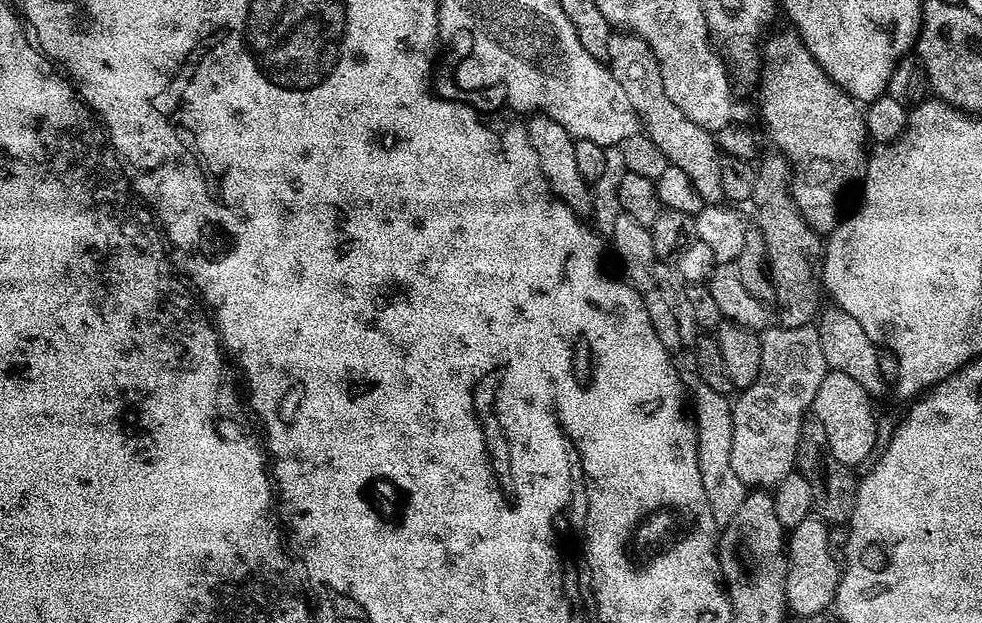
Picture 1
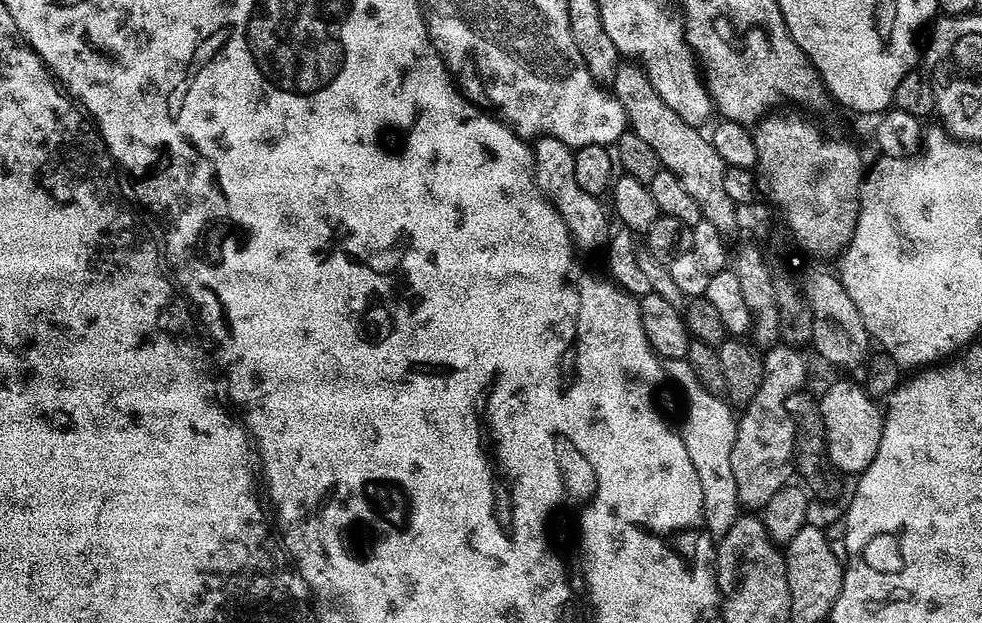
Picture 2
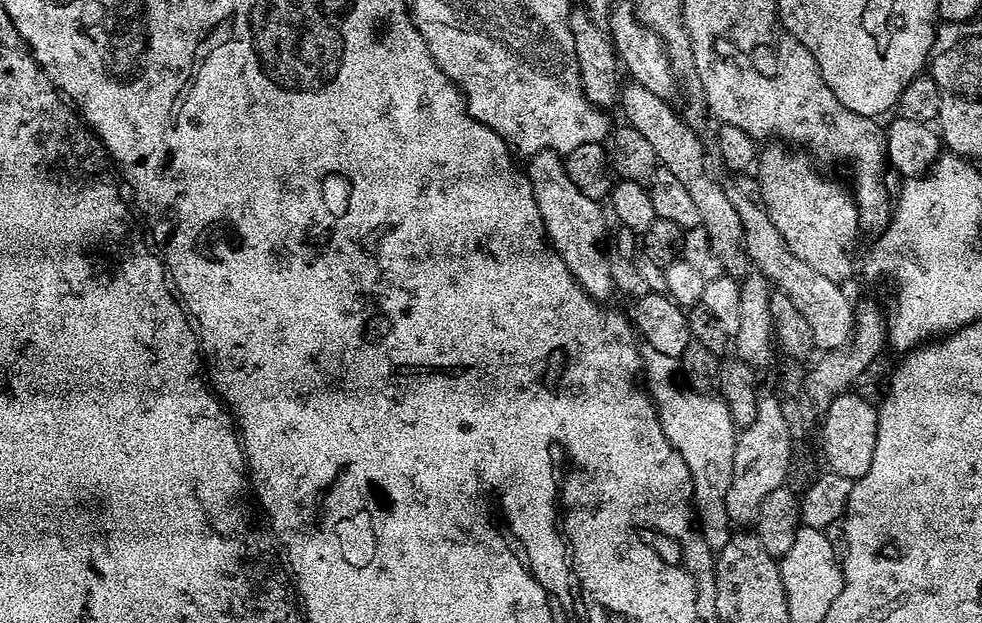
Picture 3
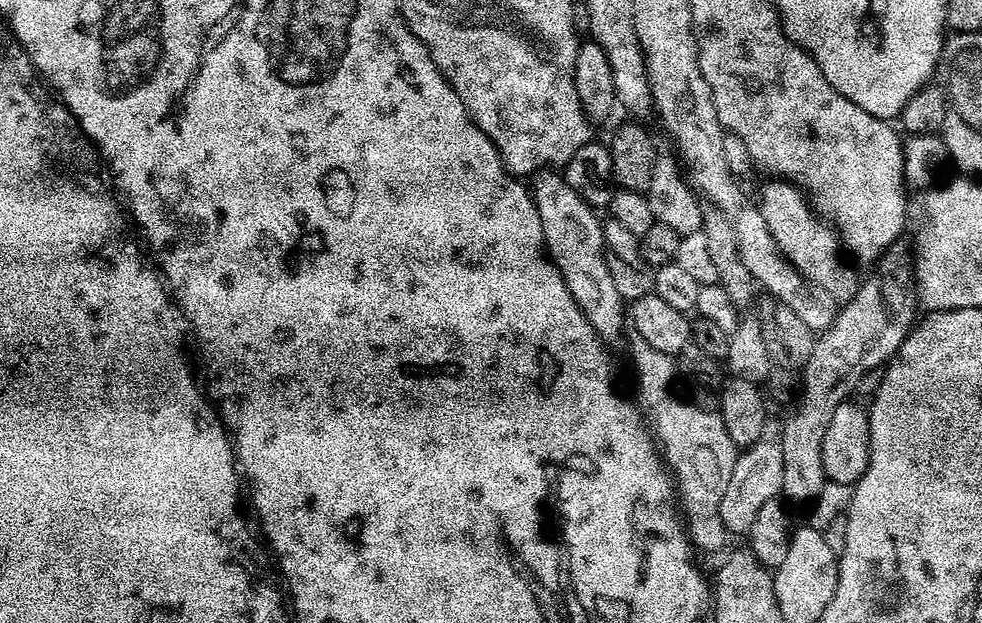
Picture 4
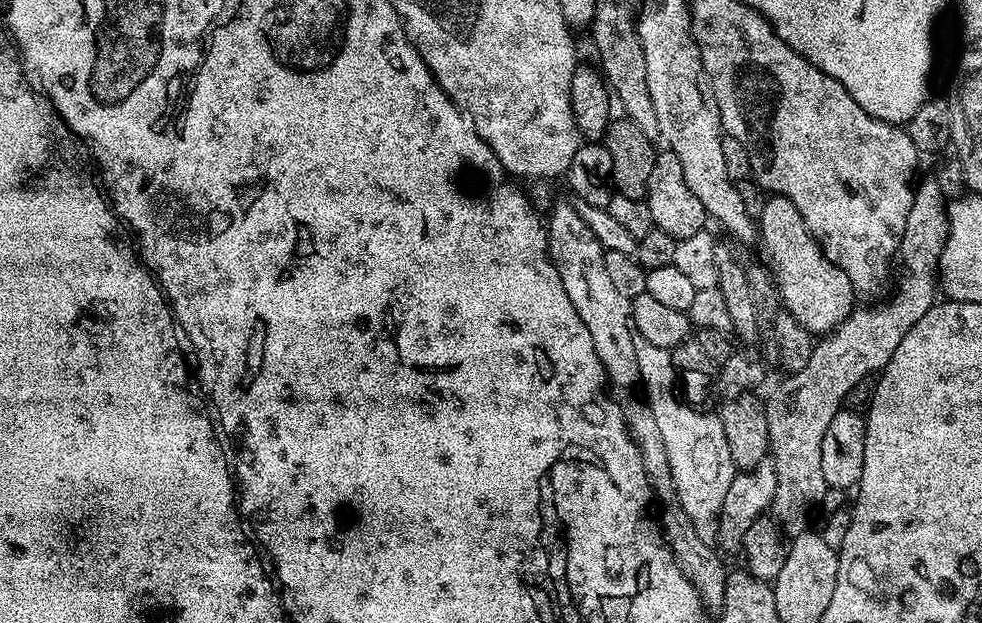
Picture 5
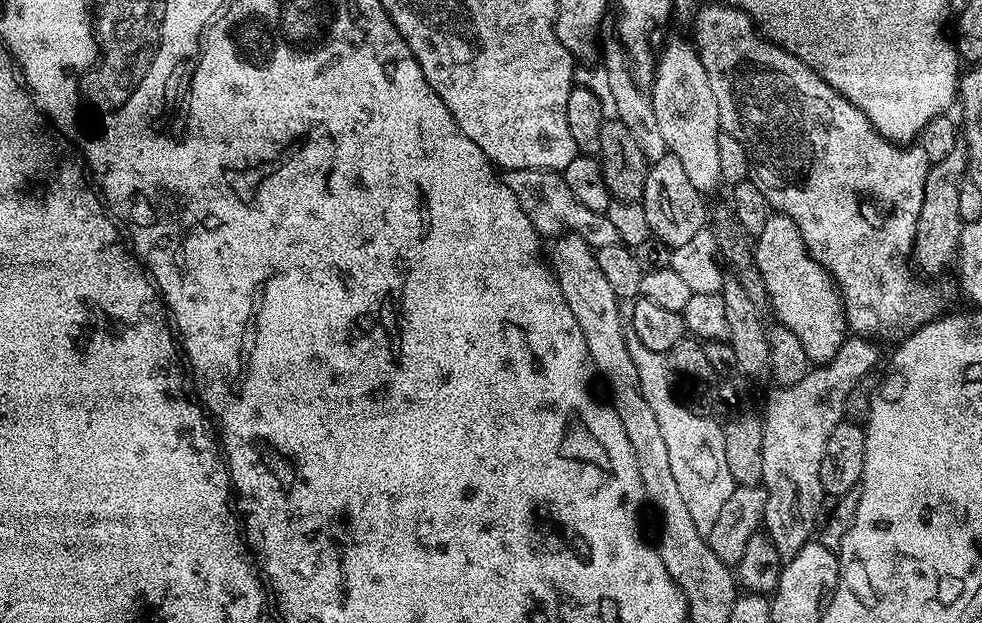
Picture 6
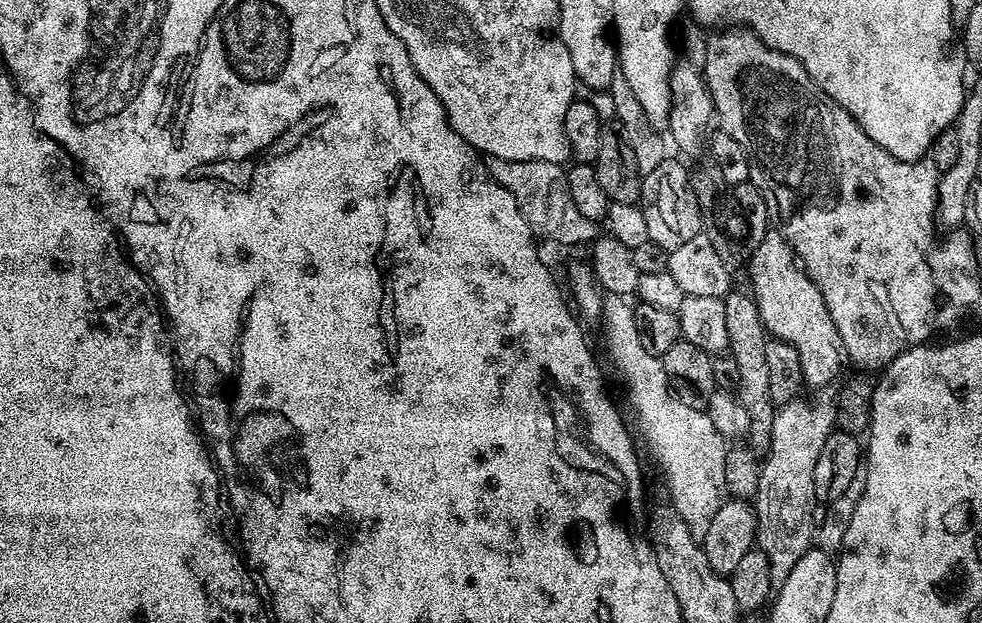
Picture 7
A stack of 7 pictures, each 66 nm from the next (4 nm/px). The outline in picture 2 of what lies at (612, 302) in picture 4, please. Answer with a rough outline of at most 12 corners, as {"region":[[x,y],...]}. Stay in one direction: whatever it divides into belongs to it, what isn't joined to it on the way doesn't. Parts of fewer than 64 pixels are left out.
{"region":[[535,137],[532,176],[581,253],[610,235],[601,197],[574,182],[574,151]]}

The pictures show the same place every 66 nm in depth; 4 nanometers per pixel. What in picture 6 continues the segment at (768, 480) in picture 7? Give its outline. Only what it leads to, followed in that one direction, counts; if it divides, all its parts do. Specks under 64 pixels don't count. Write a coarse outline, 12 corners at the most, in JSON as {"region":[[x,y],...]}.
{"region":[[849,335],[762,411],[763,531],[786,562],[826,503],[822,454],[880,360]]}

